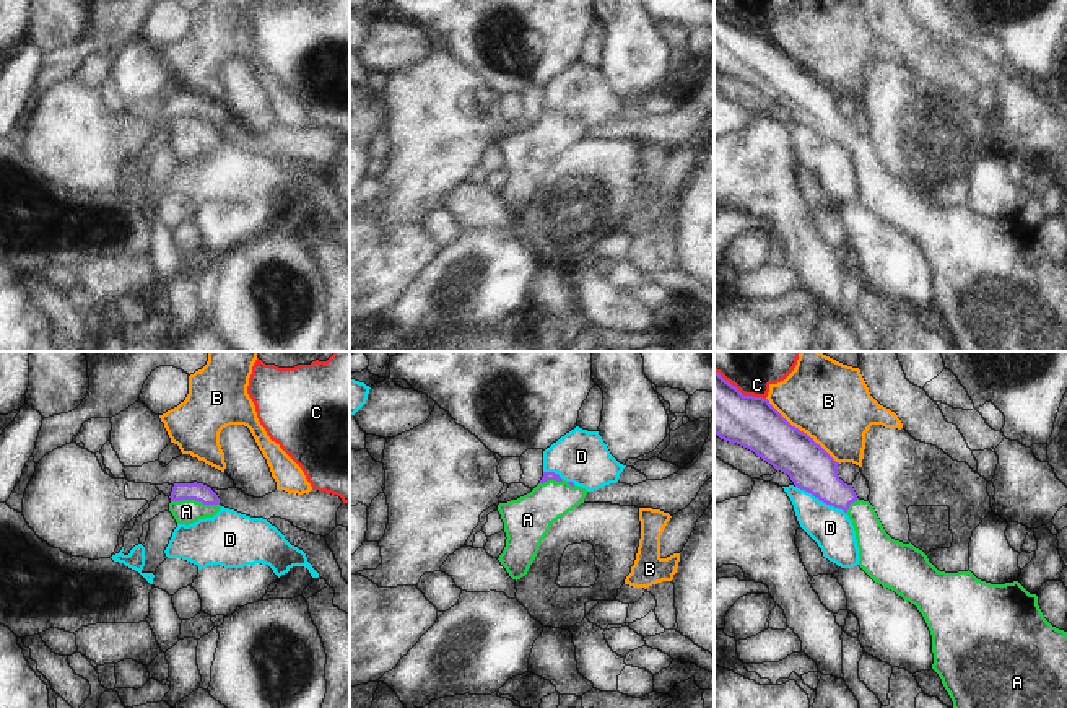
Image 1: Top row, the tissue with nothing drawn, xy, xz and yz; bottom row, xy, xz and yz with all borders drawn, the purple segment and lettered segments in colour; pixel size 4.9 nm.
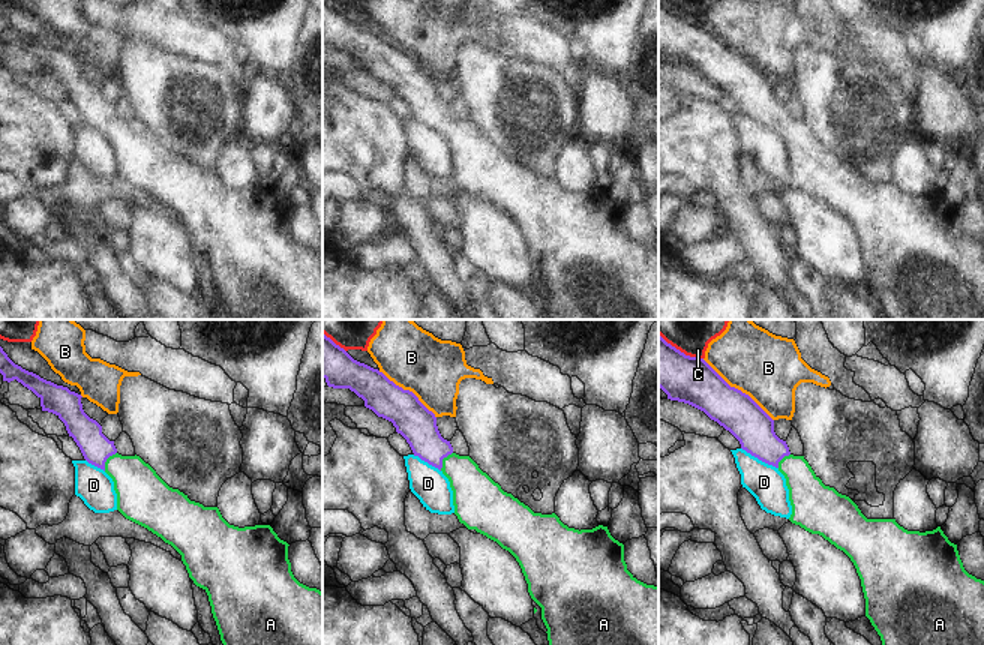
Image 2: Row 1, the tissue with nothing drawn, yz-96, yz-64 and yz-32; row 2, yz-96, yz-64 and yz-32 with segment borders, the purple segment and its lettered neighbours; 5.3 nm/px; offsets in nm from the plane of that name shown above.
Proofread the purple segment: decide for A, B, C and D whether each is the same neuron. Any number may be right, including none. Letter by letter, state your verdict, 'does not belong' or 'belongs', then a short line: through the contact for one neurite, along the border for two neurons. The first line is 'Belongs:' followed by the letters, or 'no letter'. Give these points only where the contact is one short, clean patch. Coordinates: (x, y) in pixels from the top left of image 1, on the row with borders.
Belongs: A
A: belongs | xy (199, 492), (195, 500), (186, 511)
B: does not belong
C: does not belong
D: does not belong | yz (796, 485), (838, 506), (844, 513)

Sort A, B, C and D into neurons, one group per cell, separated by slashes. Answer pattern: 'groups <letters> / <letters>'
groups A / B / C / D

